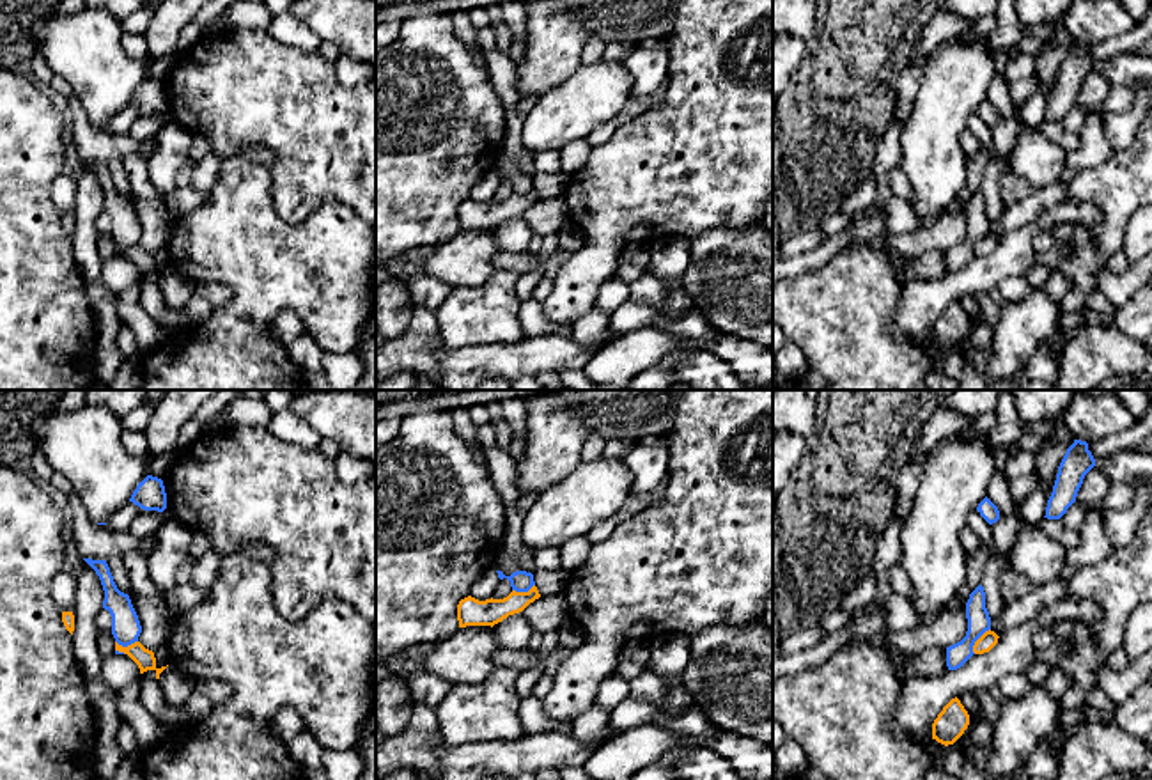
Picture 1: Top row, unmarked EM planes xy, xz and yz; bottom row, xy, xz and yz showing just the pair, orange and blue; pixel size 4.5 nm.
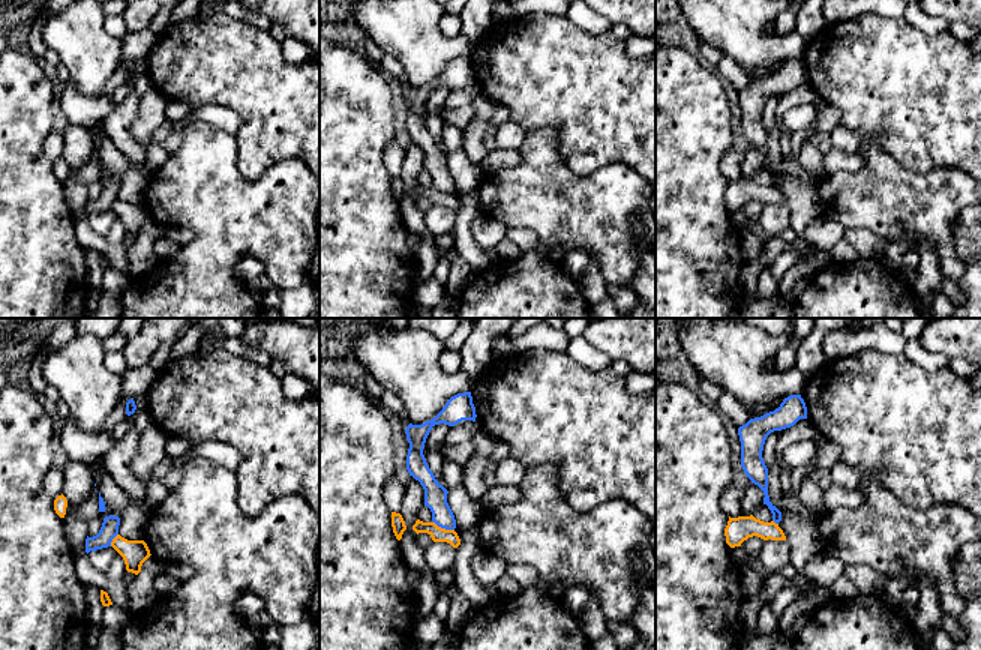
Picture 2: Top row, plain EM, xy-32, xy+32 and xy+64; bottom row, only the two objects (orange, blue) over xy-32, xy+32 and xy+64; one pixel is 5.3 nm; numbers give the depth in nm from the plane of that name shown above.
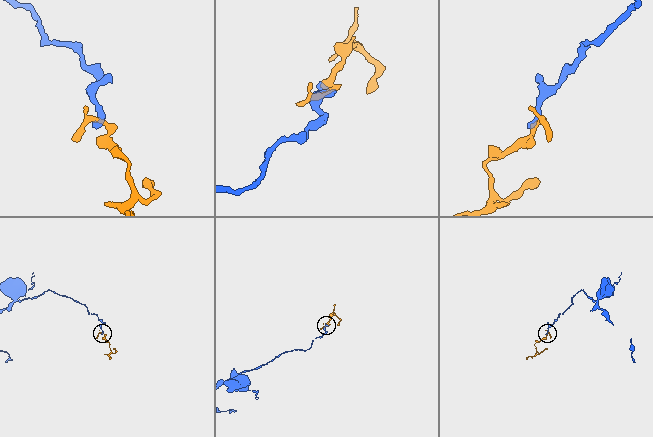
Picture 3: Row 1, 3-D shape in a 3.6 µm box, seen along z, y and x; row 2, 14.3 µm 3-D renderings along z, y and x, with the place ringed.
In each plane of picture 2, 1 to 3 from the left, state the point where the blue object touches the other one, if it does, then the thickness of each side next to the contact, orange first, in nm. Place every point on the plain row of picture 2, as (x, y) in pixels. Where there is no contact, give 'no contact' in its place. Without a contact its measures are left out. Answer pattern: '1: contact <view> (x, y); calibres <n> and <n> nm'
1: contact xy-32 (113, 203); calibres 140 and 100 nm
2: contact xy+32 (443, 192); calibres 80 and 130 nm
3: contact xy+64 (774, 186); calibres 130 and 80 nm

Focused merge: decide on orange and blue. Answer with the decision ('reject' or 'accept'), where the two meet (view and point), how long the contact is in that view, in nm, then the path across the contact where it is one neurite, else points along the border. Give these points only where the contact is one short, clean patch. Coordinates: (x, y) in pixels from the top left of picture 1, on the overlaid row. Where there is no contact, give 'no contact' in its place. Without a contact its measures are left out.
reject; contact yz (977, 640); length 140 nm; border yz (989, 628), (975, 642), (973, 653)

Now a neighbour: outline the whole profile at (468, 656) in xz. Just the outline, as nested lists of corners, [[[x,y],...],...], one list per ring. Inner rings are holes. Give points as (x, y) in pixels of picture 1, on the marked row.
[[[466,626],[436,645],[424,658],[424,665],[425,672],[443,677],[452,686],[480,682],[498,667],[494,656],[500,651],[491,626]]]

